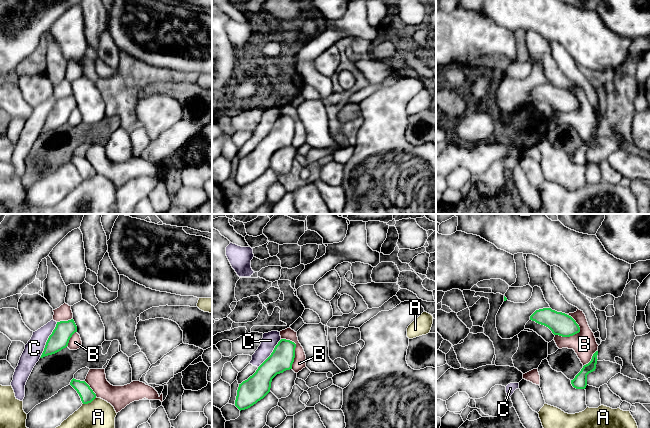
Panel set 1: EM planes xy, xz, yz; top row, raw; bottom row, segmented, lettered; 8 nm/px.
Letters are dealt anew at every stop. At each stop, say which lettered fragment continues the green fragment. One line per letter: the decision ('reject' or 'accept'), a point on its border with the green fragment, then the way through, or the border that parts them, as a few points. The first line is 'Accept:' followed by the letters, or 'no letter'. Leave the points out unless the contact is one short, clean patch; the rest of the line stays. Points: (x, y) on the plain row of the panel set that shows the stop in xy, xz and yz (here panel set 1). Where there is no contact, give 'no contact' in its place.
Accept: no letter
A: reject; meets green in xy at (89, 178)
B: reject; meets green in yz at (569, 112)
C: reject; meets green in xy at (47, 116)

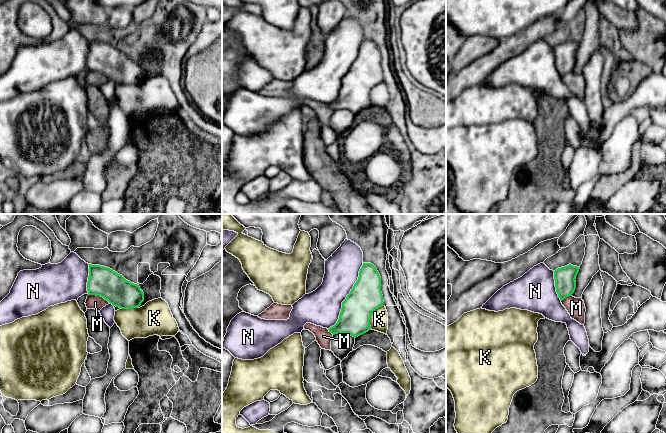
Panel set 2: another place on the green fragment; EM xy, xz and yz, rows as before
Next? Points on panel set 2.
Accept: no letter
K: reject; meets green in xz at (370, 92)
M: reject; meets green in xy at (100, 71); border along xy (89, 70), (102, 72), (110, 79)
N: reject; meets green in xz at (346, 73)

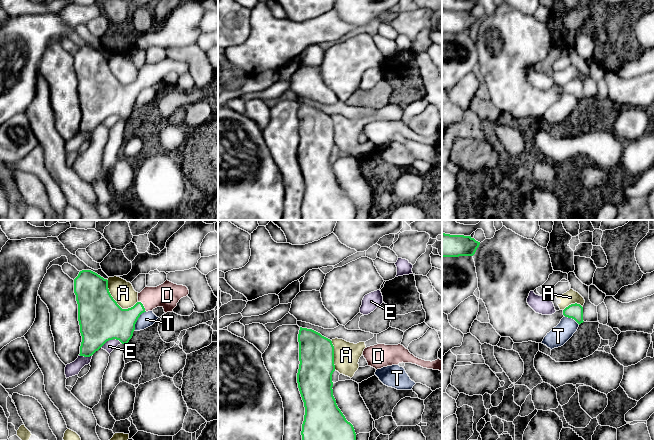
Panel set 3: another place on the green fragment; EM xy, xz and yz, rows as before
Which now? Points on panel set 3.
Accept: D
A: reject; meets green in xy at (115, 77)
D: accept; meets green in xy at (143, 82); runs through xy (117, 99), (123, 97), (143, 82), (152, 73), (167, 71)
E: reject; meets green in xy at (110, 115)
T: reject; meets green in xy at (137, 95); border along xy (145, 87), (138, 94), (134, 105)

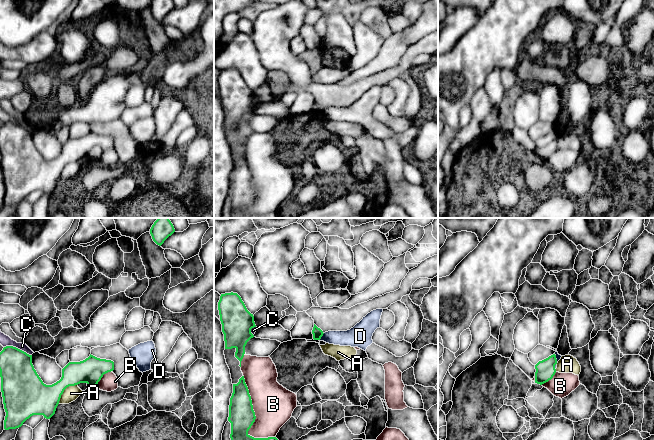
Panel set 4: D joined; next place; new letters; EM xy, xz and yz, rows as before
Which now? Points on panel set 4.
Accept: no letter
A: reject; meets green in xy at (64, 165); border along xy (77, 160), (68, 162), (63, 167), (58, 179)
B: reject; meets green in xz at (255, 194)
C: reject; meets green in xy at (17, 124)
D: reject; meets green in xz at (322, 111); border along xz (324, 109), (319, 115)

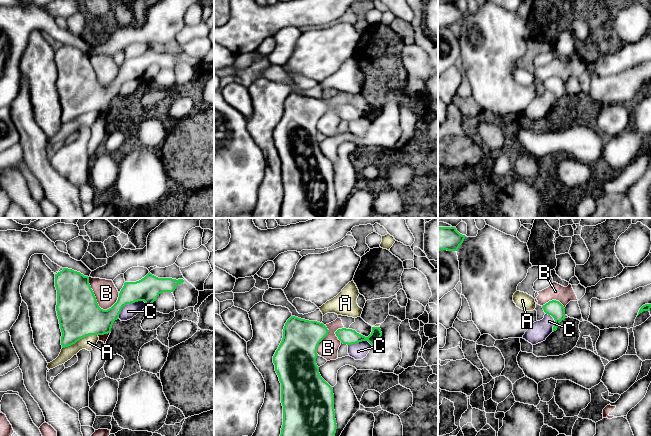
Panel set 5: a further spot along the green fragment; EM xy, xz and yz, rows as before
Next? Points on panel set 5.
Accept: no letter
A: reject; meets green in xy at (79, 115)
B: reject; meets green in xy at (95, 73)
C: reject; meets green in xy at (129, 79); border along xy (145, 78), (127, 79), (122, 84), (118, 93)

